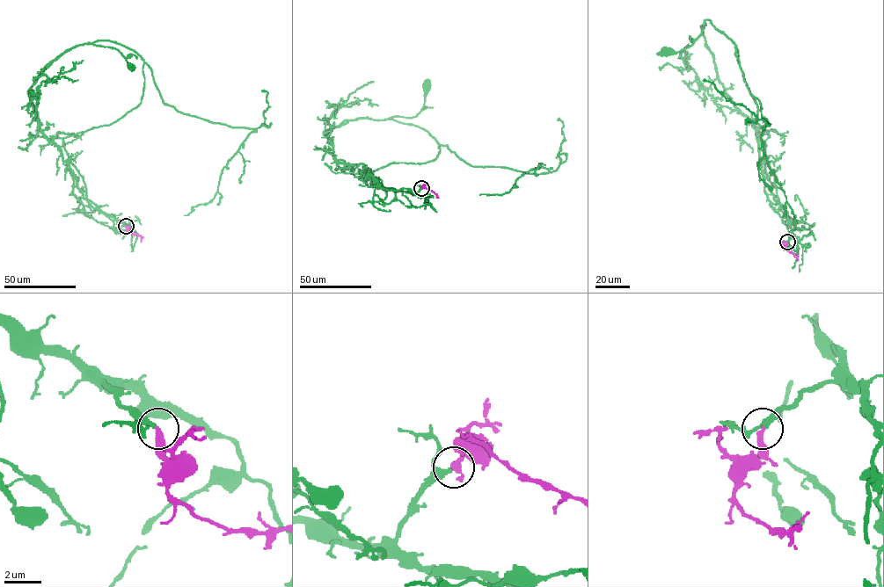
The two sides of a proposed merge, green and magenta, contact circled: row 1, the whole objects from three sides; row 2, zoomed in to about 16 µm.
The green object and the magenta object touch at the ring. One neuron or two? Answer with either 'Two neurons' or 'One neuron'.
One neuron

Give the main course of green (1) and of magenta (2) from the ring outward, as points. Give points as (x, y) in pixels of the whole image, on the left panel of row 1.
1: (126, 226), (84, 197), (62, 150), (40, 128), (28, 93), (54, 61), (85, 43), (116, 48), (130, 66)
2: (126, 226), (127, 231), (137, 234), (141, 242)

